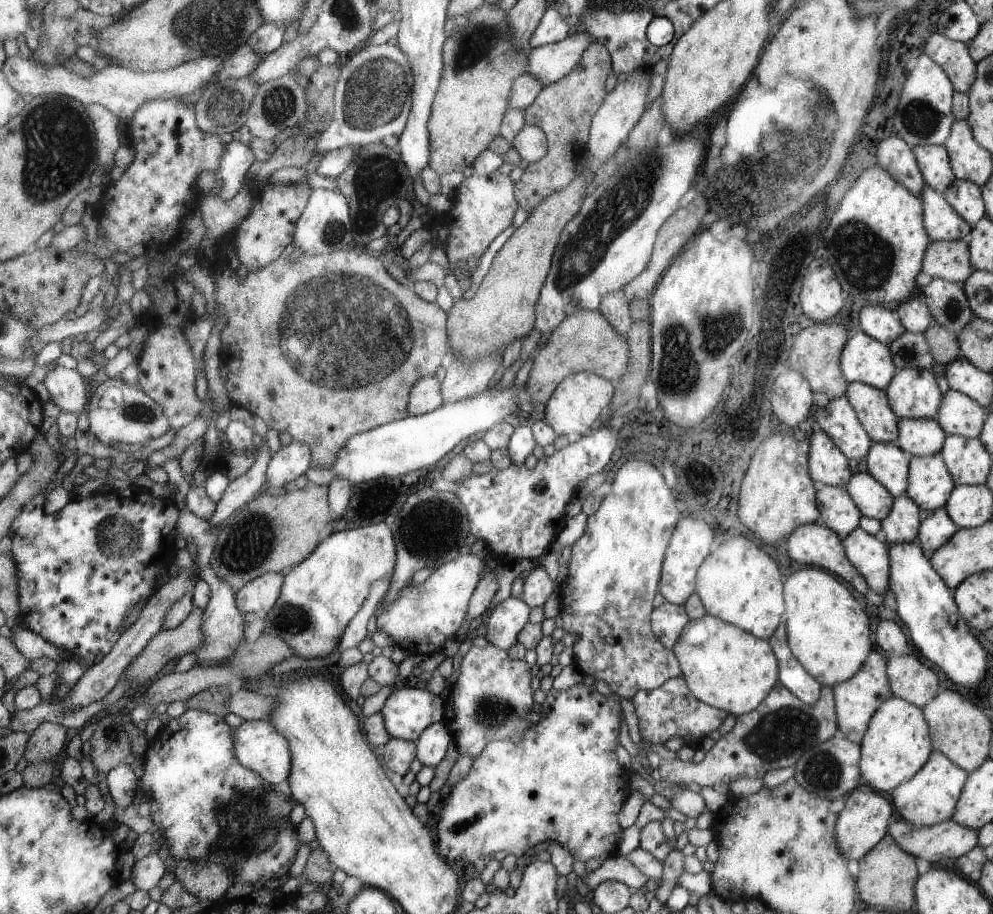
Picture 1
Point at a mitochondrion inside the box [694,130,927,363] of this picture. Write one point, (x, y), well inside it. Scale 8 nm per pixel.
(866, 261)

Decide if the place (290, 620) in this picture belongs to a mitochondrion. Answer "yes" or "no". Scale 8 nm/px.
yes

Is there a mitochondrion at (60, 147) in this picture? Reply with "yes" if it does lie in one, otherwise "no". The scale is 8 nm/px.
yes

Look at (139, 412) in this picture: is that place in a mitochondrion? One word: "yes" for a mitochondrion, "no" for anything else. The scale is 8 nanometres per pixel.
yes

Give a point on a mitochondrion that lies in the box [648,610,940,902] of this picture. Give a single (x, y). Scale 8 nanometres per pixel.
(782, 732)

